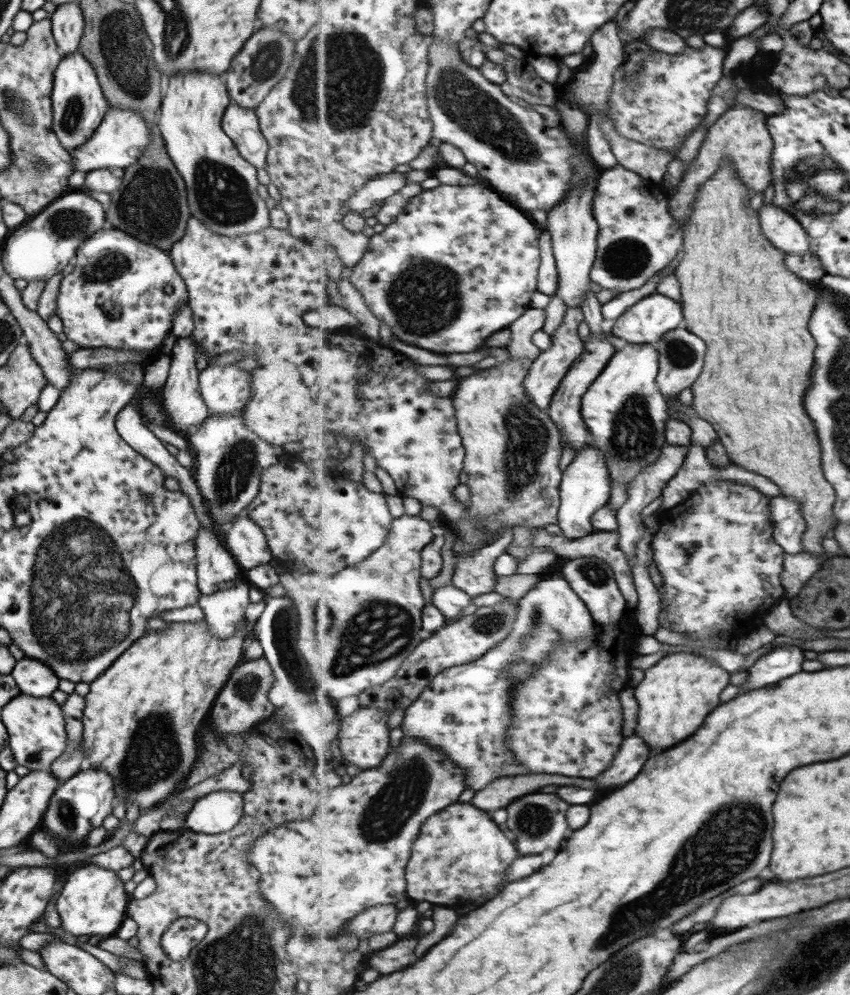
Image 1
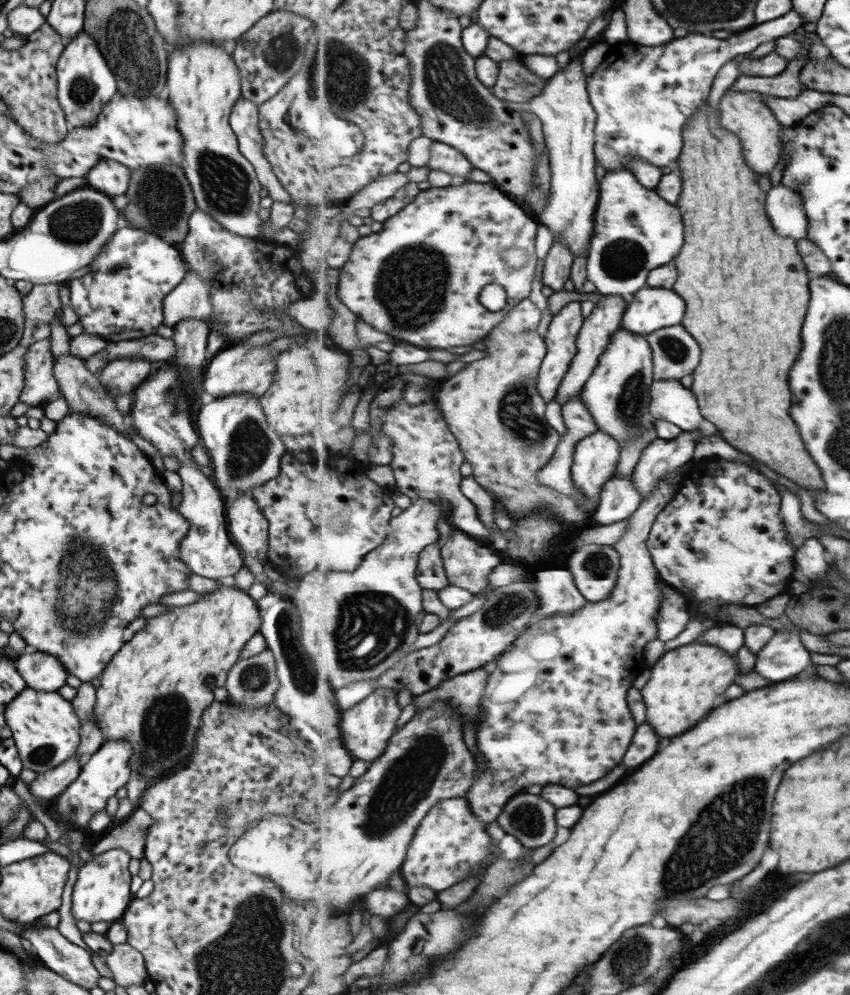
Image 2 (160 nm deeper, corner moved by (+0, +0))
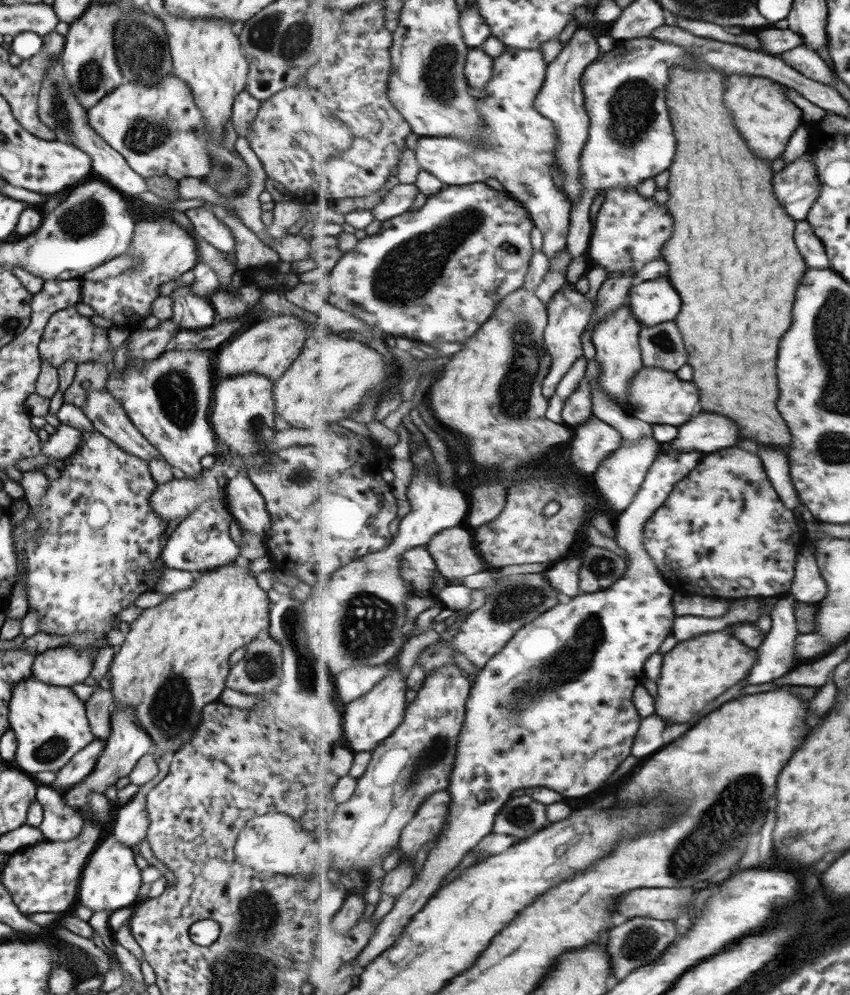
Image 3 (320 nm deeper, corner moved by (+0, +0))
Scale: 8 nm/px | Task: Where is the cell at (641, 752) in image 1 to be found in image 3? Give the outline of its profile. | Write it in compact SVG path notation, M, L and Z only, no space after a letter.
M657 713L642 719L636 742L633 743L632 748L632 754L637 760L641 760L641 758L645 760L651 754L657 754L665 746L665 740L663 740L665 728L667 728L665 720L661 716L657 716Z

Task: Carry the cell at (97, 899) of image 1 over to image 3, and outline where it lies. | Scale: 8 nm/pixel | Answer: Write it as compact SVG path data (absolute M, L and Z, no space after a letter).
M103 837L84 863L78 880L76 902L79 900L79 904L92 912L108 910L110 913L137 903L141 899L138 892L141 874L133 861L134 853L135 850L115 840L115 837Z

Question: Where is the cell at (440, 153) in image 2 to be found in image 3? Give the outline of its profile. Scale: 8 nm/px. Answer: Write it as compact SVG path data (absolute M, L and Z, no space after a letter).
M507 47L505 54L495 59L492 82L478 91L481 98L480 113L485 117L485 134L480 141L468 141L457 137L420 137L416 155L422 170L437 176L446 185L466 185L485 182L489 178L499 178L505 186L504 192L528 209L533 222L543 231L543 250L550 259L556 259L561 251L567 249L568 234L573 205L565 196L563 190L555 182L555 174L564 174L558 163L556 151L560 147L560 136L555 132L555 126L549 118L536 109L536 99L544 88L548 76L548 62L545 61L541 49L523 50Z

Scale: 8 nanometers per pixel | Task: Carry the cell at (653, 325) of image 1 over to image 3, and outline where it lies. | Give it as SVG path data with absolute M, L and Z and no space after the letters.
M667 277L635 284L630 292L629 305L645 327L677 321L682 310L681 296Z

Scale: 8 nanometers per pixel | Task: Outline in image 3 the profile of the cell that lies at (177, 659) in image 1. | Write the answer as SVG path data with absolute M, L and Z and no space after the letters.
M229 564L229 566L221 566L221 568L215 568L211 572L198 572L195 573L195 581L191 583L185 590L167 595L165 602L157 604L152 608L143 609L141 614L137 615L137 618L133 622L129 623L129 630L125 635L120 646L115 648L112 661L109 662L109 668L107 674L109 674L110 693L113 695L112 709L117 707L131 707L134 710L136 721L148 732L150 739L152 740L152 748L149 751L154 756L154 760L160 757L168 757L175 752L177 748L183 743L187 743L191 738L193 732L195 732L198 720L200 719L200 712L202 706L205 704L217 700L221 690L224 688L225 678L229 674L229 662L228 658L231 652L245 646L251 640L259 637L268 630L268 608L271 606L268 601L266 592L259 588L256 578L251 576L247 572L247 567L237 566L237 564Z

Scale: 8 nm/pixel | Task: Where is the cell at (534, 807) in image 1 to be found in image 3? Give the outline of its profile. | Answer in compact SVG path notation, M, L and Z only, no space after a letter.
M525 794L509 799L496 820L494 833L513 836L517 842L528 839L549 824L545 804Z

